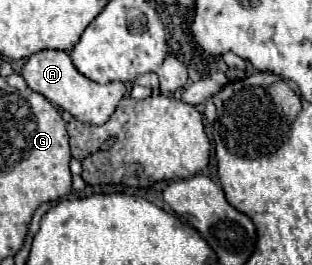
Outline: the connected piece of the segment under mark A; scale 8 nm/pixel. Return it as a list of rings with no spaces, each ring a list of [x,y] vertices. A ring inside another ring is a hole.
[[[39,51],[39,53],[33,53],[27,59],[21,75],[25,77],[27,85],[33,91],[45,95],[55,107],[59,107],[63,111],[69,111],[75,119],[79,119],[83,123],[91,123],[91,125],[107,123],[107,119],[111,117],[115,107],[119,105],[119,101],[127,93],[127,87],[121,81],[101,85],[101,83],[95,83],[95,81],[83,77],[73,67],[71,57],[69,57],[67,51]]]

